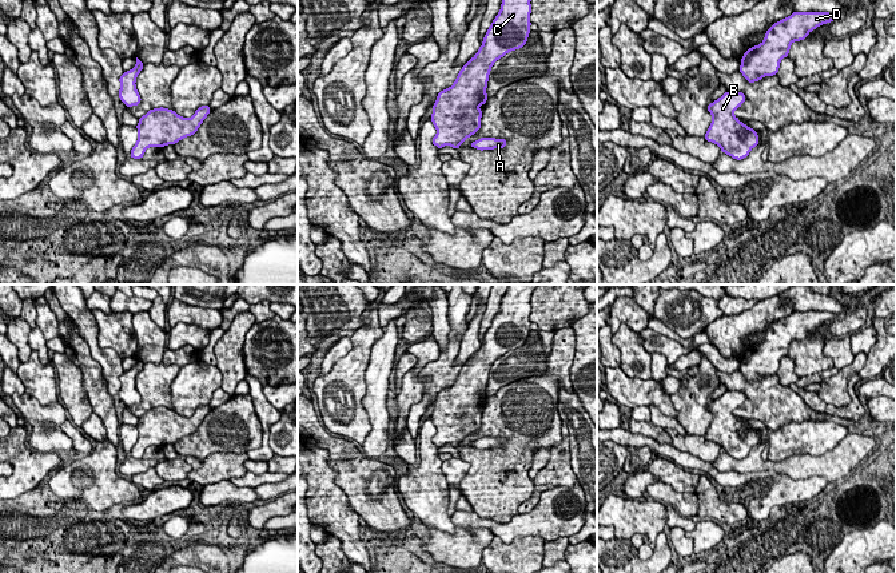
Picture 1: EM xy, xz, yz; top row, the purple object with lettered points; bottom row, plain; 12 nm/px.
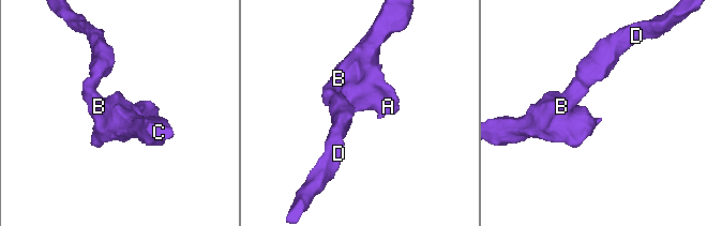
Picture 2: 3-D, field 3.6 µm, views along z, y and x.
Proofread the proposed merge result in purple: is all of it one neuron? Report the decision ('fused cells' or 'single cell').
single cell

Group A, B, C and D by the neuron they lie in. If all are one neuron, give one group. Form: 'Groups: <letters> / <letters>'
Groups: A B C D

